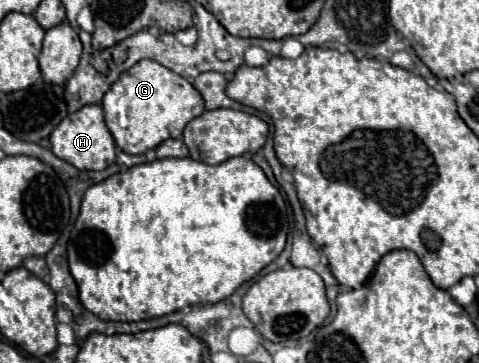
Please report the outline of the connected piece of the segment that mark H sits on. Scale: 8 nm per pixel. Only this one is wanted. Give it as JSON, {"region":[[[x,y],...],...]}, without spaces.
{"region":[[[85,105],[75,113],[69,113],[49,135],[51,151],[63,159],[75,165],[77,169],[95,169],[101,171],[115,163],[115,141],[103,121],[103,109],[101,105]]]}

